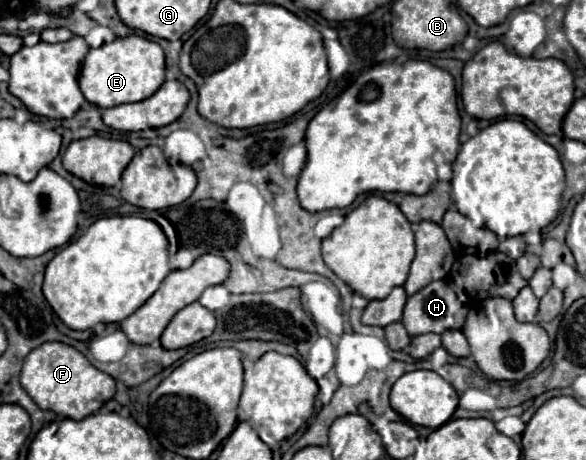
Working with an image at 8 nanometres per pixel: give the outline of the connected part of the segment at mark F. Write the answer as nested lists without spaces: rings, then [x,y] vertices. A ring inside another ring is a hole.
[[[56,341],[44,343],[38,349],[30,351],[22,367],[20,383],[40,409],[54,411],[56,415],[70,417],[70,419],[82,419],[82,417],[88,417],[90,413],[96,413],[116,393],[116,381],[110,375],[98,371],[74,347],[66,343],[56,343]]]

